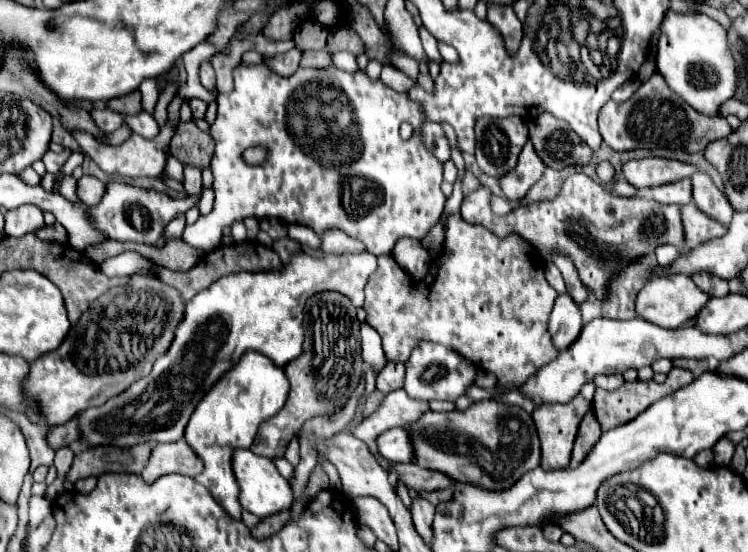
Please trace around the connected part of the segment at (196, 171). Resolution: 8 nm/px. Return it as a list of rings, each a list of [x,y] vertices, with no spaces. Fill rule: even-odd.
[[[184,164],[184,188],[186,188],[186,194],[198,194],[202,190],[200,168]]]

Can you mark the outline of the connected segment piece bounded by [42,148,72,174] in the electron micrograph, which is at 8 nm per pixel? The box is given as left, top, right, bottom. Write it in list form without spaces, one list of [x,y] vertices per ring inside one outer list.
[[[64,148],[64,152],[60,152],[60,154],[54,154],[52,150],[48,150],[48,152],[42,156],[42,162],[44,162],[44,166],[46,166],[46,172],[56,174],[56,172],[62,168],[62,164],[68,160],[70,154],[72,154],[70,148]]]

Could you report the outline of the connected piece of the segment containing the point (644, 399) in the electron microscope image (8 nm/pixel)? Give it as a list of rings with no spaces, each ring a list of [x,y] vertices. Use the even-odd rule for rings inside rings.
[[[672,368],[664,384],[656,384],[654,380],[648,380],[648,382],[644,382],[644,380],[634,380],[634,382],[624,382],[620,388],[616,388],[616,390],[612,390],[612,392],[602,390],[602,388],[596,388],[596,394],[594,394],[594,400],[592,400],[592,408],[594,408],[594,412],[596,412],[596,420],[600,422],[602,432],[604,432],[604,430],[610,430],[610,428],[616,428],[616,426],[620,426],[620,424],[632,420],[636,414],[644,412],[648,406],[652,406],[652,404],[658,402],[660,398],[664,398],[664,396],[672,394],[674,390],[678,390],[678,388],[690,384],[692,380],[694,380],[692,372],[688,372],[688,370],[684,370],[684,368]]]

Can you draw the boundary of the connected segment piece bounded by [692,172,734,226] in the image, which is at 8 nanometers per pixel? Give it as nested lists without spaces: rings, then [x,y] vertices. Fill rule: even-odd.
[[[696,172],[692,176],[692,186],[694,186],[694,202],[696,206],[708,214],[710,218],[714,218],[716,222],[724,224],[724,226],[730,226],[730,220],[732,220],[732,206],[728,204],[726,196],[722,194],[722,190],[718,190],[714,186],[714,182],[708,178],[708,174],[704,172]]]

